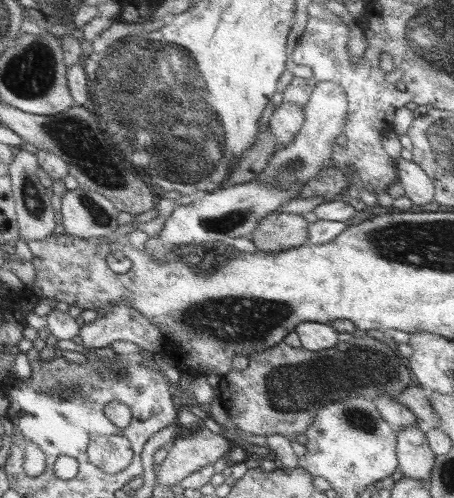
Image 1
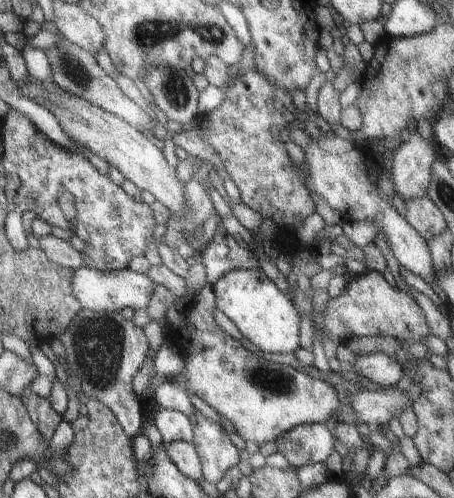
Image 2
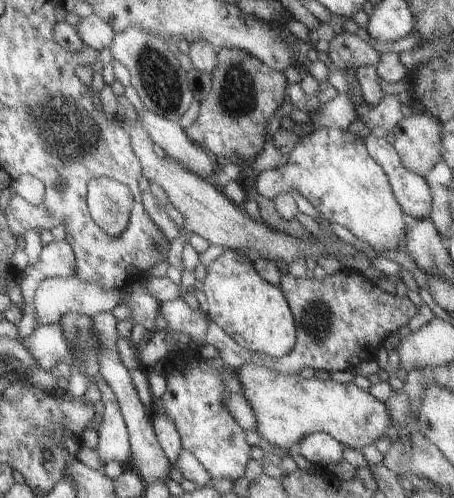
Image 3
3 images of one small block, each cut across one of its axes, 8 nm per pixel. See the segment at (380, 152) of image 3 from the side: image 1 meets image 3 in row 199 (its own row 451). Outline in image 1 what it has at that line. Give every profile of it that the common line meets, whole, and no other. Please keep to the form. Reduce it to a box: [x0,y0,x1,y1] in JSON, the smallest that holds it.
[395,420,435,482]

